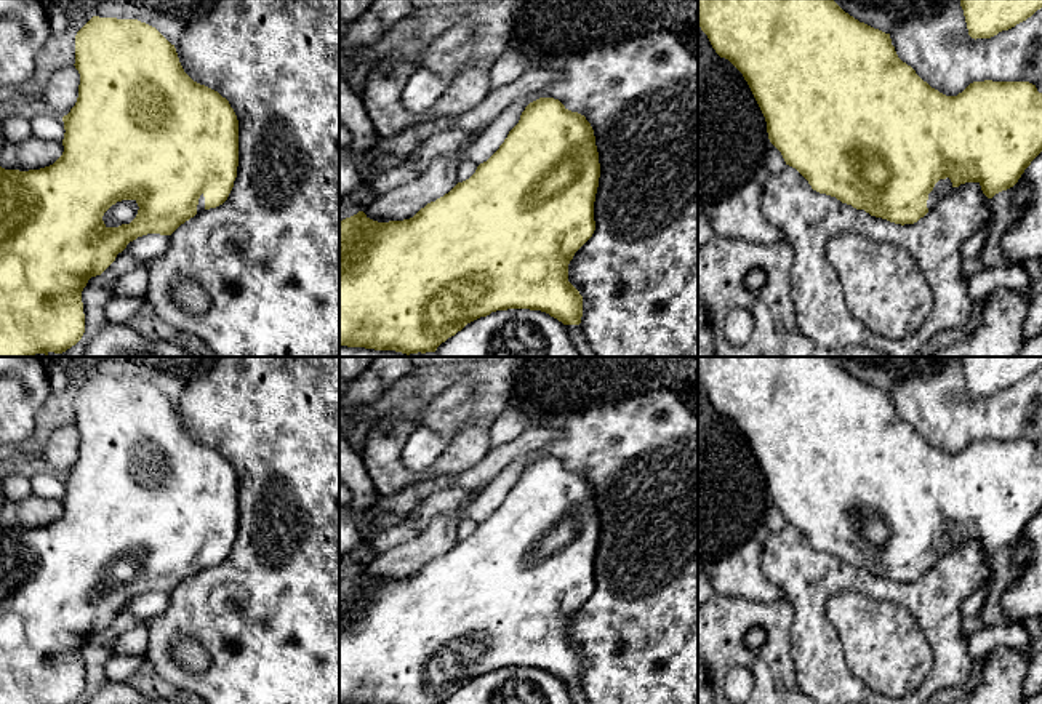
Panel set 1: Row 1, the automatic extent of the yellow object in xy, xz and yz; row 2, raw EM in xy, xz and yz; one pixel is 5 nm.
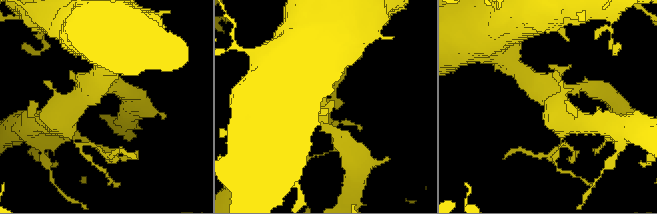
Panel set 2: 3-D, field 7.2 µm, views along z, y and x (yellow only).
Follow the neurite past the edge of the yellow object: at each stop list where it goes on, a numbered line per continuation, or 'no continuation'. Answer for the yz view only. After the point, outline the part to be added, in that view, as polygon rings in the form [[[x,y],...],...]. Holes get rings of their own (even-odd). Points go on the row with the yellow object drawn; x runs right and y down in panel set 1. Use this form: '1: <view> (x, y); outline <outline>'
1: yz (943, 186); outline [[[949,178],[940,179],[935,184],[933,190],[928,194],[928,200],[927,200],[928,211],[933,210],[936,203],[943,200],[952,189],[954,187]]]

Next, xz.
no continuation

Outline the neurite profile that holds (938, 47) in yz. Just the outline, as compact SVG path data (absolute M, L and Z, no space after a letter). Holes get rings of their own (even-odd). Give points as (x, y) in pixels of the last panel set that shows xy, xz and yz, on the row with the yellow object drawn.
M949 3L935 14L900 22L890 38L898 58L946 96L957 96L973 82L1042 82L1042 8L1008 30L975 40L968 35L960 3Z

